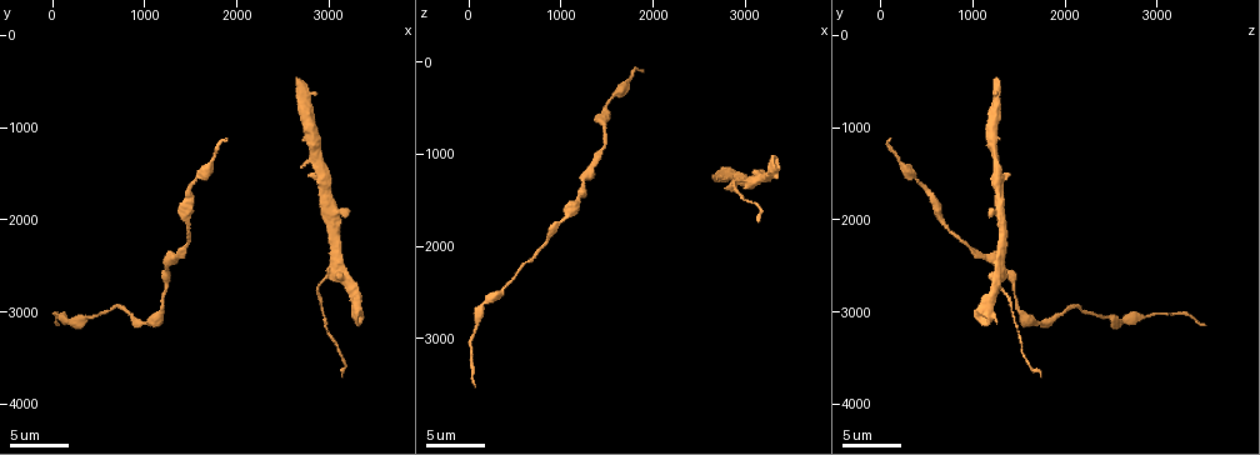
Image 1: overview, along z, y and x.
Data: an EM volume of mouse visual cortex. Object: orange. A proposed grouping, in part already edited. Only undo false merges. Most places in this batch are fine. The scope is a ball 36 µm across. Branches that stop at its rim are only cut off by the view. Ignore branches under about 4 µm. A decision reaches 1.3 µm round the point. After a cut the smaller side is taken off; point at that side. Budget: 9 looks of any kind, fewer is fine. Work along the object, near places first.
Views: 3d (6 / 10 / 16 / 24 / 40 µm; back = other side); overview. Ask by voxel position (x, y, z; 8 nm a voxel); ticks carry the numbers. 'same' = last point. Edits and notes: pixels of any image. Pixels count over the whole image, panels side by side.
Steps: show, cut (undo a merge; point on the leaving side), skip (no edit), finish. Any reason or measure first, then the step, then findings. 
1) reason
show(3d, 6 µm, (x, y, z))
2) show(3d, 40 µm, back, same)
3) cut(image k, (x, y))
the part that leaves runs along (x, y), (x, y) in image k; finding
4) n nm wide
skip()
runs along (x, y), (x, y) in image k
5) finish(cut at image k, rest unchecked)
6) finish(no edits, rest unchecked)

show(3d, 6 µm, (1450, 1700, 450))

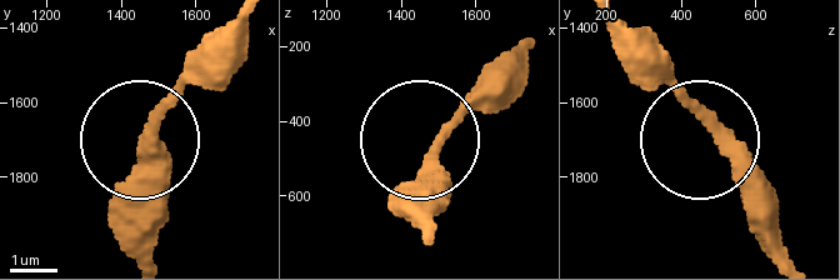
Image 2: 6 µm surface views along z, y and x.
show(3d, 6 µm, back, (1480, 1670, 490))

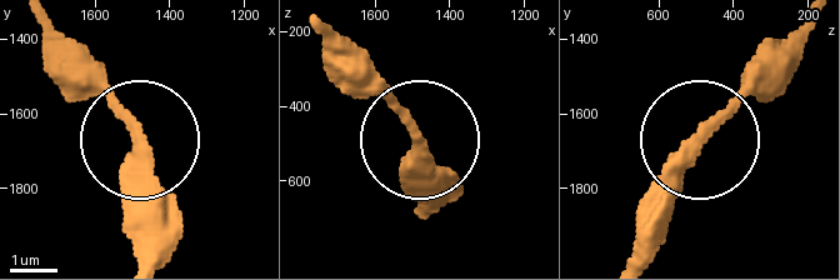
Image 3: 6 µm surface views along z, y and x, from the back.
310 nm wide
skip()
runs along (143, 148), (143, 235) in image 3; one neuron here

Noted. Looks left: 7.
show(3d, 10 µm, (2750, 1400, 1250))

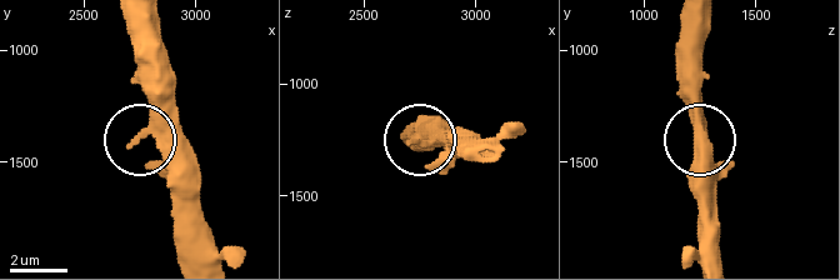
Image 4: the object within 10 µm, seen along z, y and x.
skip()
one neuron here

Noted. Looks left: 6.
show(3d, 6 µm, (3000, 2650, 1300))

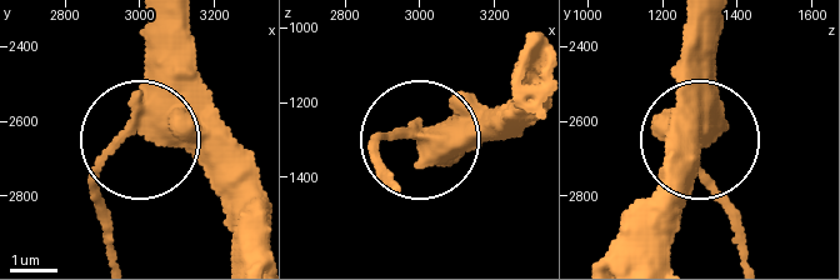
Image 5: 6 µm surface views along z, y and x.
show(3d, 6 µm, back, (3020, 2630, 1290))

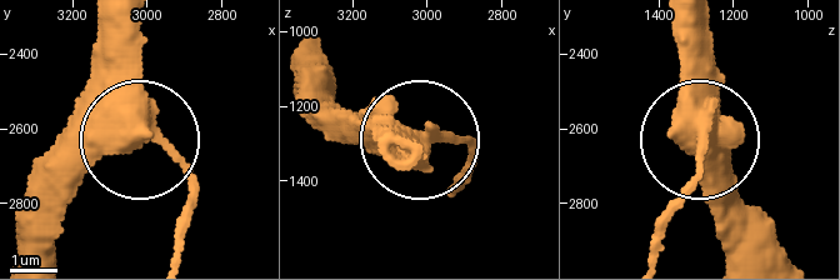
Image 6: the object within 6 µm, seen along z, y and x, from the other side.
side arm 5 µm
cut(image 6, (189, 183))
the part that leaves runs along (156, 124), (191, 191), (180, 251) in image 6; a second neuron is stuck on

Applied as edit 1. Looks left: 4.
show(overview)

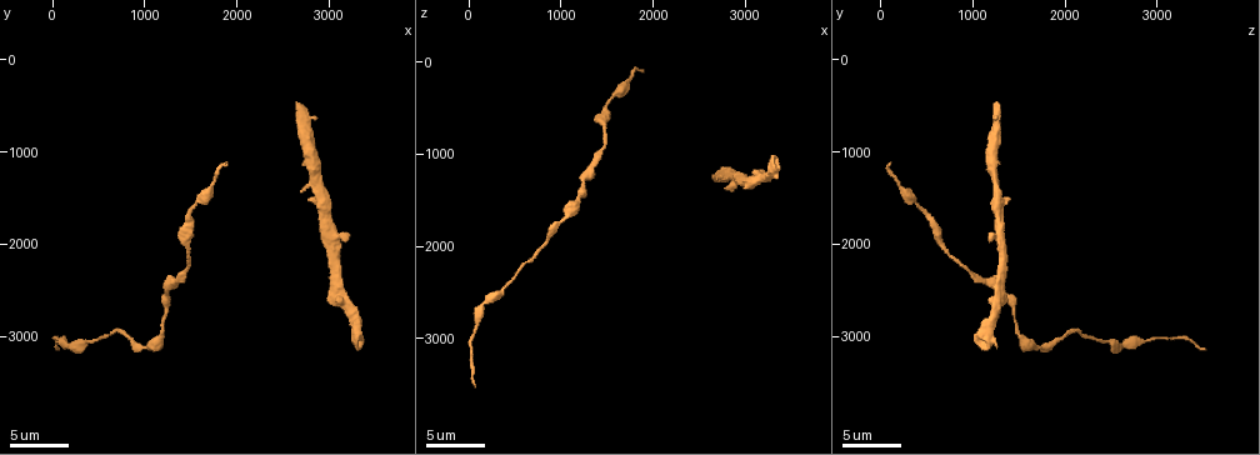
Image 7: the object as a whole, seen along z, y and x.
sudden change in width
show(3d, 6 µm, (100, 3100, 2700))

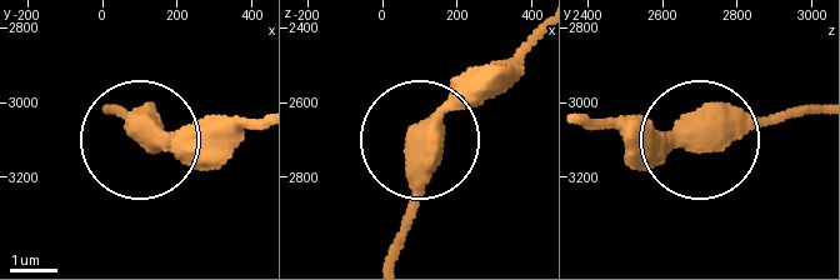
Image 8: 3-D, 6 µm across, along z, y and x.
490 nm wide
skip()
runs along (538, 28), (421, 135), (394, 255) in image 8; continuous, no second neuron

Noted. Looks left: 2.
finish(cut at image 6, rest unchecked)

